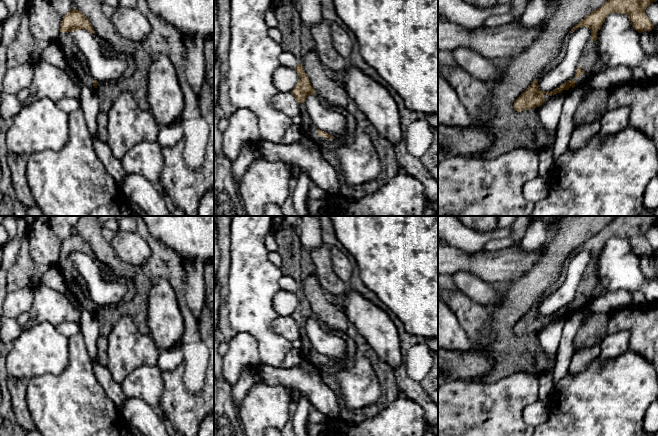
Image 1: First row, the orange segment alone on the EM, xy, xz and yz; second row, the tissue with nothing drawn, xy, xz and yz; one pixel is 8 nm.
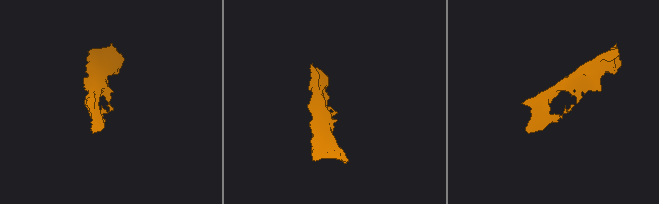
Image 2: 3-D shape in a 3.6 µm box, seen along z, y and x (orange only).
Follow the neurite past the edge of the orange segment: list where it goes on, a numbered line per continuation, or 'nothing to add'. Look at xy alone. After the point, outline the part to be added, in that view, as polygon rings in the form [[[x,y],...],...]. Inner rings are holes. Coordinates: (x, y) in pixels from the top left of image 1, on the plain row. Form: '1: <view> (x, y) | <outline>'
1: xy (76, 284) | [[[60,256],[58,268],[65,281],[69,292],[78,300],[82,308],[97,313],[93,310],[94,302],[91,300],[87,283],[84,278],[79,275],[73,262],[73,256]]]

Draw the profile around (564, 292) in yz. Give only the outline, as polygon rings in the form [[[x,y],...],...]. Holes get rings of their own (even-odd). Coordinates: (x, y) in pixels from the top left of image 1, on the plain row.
[[[582,251],[575,253],[568,259],[561,280],[539,302],[540,314],[553,315],[575,300],[580,281],[591,258],[589,252]]]

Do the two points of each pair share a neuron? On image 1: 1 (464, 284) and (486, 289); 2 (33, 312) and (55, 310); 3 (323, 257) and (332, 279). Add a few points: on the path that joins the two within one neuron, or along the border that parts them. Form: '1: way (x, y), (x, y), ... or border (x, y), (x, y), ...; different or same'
1: way (469, 284), (476, 289), (481, 289); same
2: way (38, 312), (50, 310); same
3: way (323, 262), (323, 268), (327, 274); same

